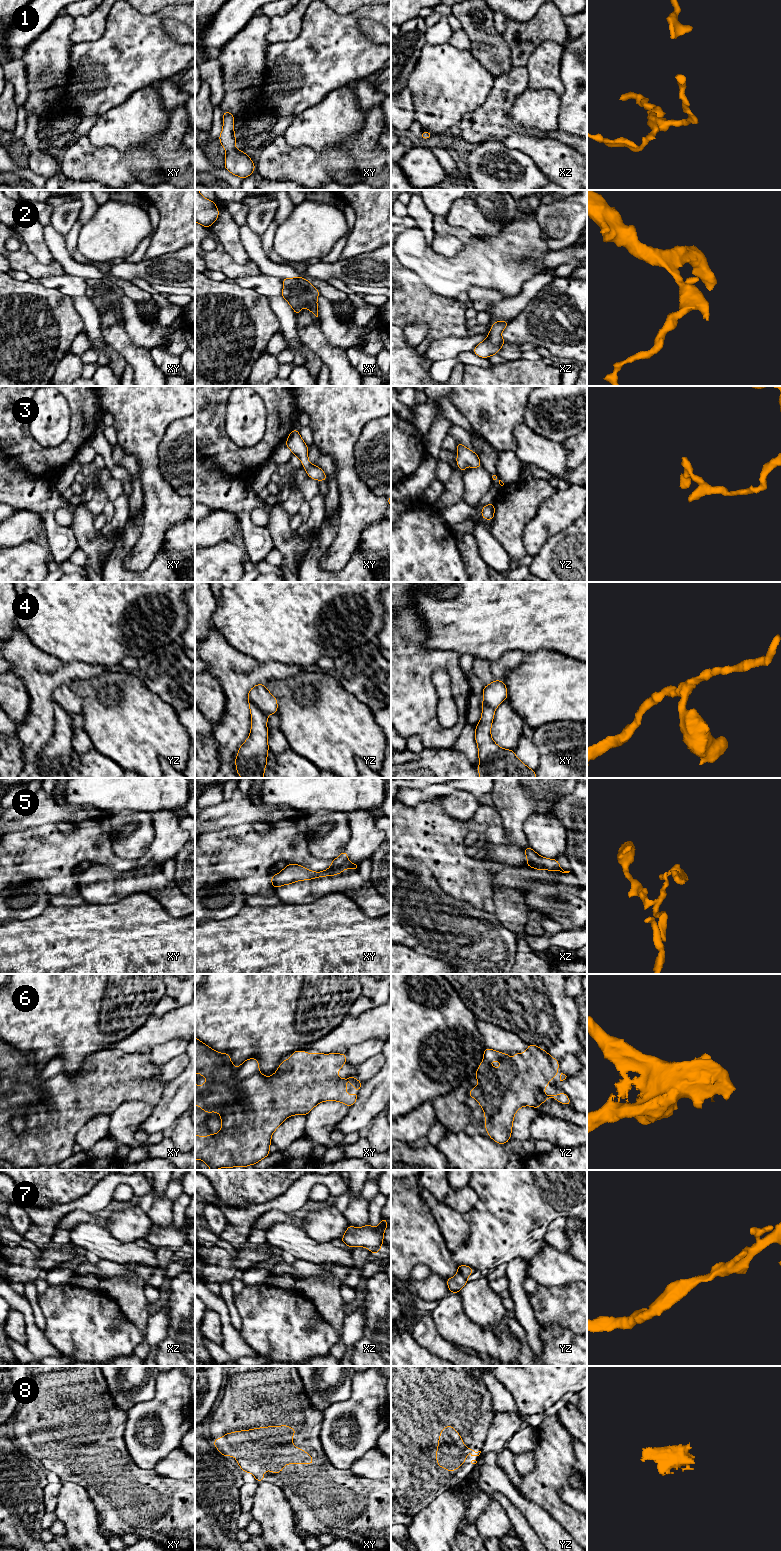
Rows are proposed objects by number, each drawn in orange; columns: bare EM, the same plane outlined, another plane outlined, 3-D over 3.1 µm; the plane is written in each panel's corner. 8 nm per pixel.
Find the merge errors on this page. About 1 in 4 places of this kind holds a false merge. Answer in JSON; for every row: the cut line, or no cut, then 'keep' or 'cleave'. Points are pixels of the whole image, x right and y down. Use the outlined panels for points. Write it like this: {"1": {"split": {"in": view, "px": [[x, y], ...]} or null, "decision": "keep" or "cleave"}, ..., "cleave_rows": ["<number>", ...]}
{"1": {"split": null, "decision": "keep"}, "2": {"split": null, "decision": "keep"}, "3": {"split": null, "decision": "keep"}, "4": {"split": {"in": "yz", "px": [[249, 703], [255, 704], [267, 715]]}, "decision": "cleave"}, "5": {"split": {"in": "xy", "px": [[347, 859], [341, 864], [332, 864]]}, "decision": "cleave"}, "6": {"split": null, "decision": "keep"}, "7": {"split": null, "decision": "keep"}, "8": {"split": null, "decision": "keep"}, "cleave_rows": ["4", "5"]}

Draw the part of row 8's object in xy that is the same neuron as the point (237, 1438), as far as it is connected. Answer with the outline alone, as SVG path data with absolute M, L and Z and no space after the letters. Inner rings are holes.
M270 1426L254 1428L251 1430L227 1433L213 1441L216 1449L223 1456L234 1456L243 1472L252 1473L257 1482L265 1481L263 1473L271 1470L273 1474L281 1472L285 1464L313 1464L314 1459L307 1452L297 1448L292 1443L295 1428L283 1426Z

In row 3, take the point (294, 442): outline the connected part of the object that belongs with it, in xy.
M293 429L285 444L300 460L308 476L316 481L327 481L324 471L316 465L312 465L308 460L308 446L301 438L299 431Z

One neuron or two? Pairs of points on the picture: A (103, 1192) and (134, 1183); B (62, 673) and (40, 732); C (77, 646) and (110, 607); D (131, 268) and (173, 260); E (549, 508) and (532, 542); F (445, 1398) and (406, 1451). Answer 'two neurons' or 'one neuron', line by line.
A: one neuron
B: one neuron
C: one neuron
D: one neuron
E: one neuron
F: one neuron

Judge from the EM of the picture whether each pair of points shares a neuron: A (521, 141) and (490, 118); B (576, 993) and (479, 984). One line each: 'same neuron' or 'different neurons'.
A: different neurons
B: different neurons

